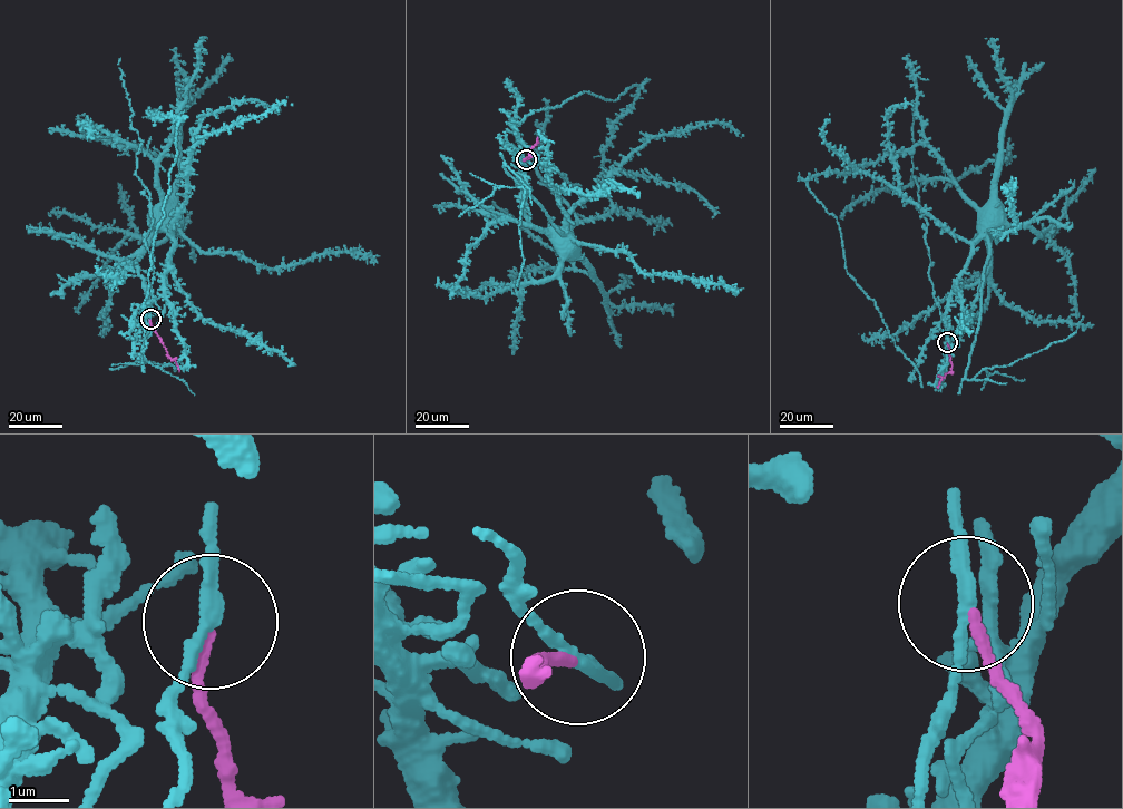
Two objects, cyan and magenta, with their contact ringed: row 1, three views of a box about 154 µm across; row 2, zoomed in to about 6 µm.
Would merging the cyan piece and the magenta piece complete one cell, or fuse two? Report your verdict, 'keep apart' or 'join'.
keep apart

